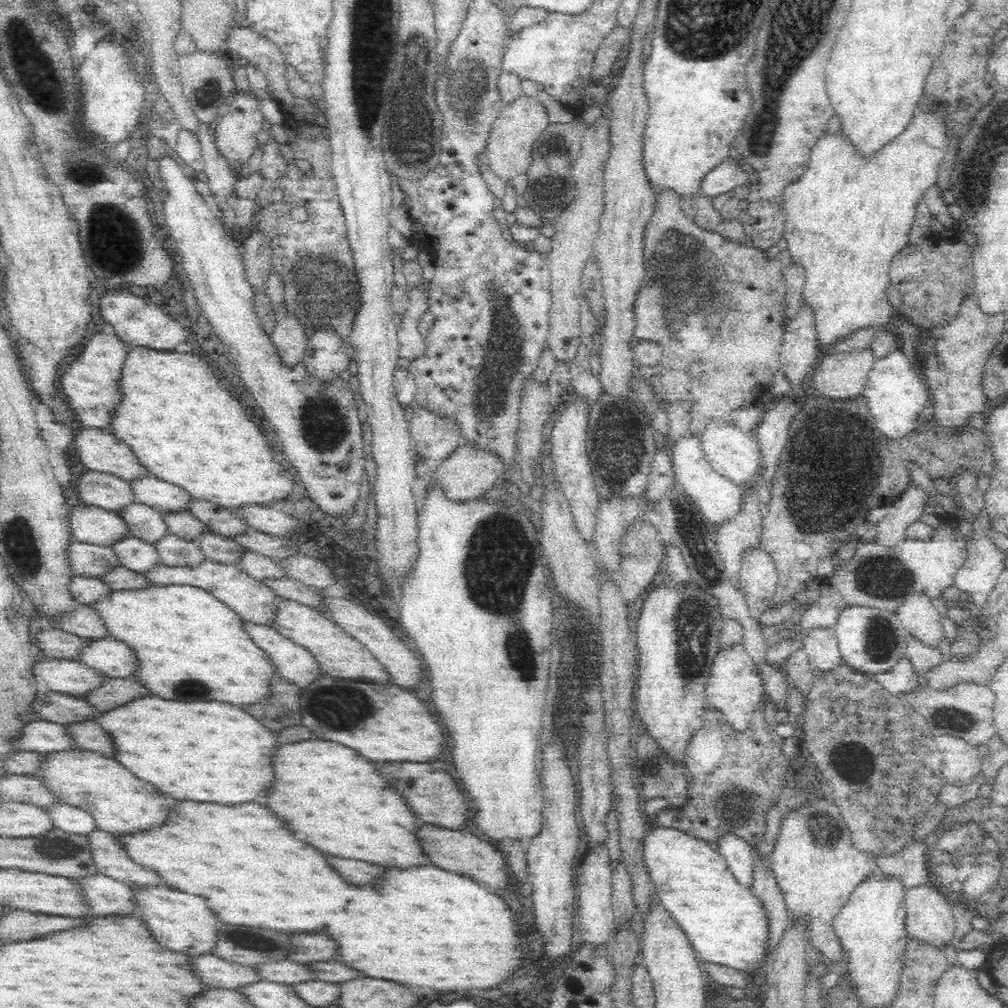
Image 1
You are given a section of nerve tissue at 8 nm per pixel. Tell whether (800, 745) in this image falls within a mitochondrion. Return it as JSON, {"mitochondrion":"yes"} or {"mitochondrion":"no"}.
{"mitochondrion":"no"}

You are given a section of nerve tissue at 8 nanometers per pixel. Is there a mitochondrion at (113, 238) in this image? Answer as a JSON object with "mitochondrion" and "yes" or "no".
{"mitochondrion":"yes"}

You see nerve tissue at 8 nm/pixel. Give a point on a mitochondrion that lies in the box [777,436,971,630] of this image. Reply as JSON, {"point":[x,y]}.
{"point":[876,577]}

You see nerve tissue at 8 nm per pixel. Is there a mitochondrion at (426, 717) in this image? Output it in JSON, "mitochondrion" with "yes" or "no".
{"mitochondrion":"no"}

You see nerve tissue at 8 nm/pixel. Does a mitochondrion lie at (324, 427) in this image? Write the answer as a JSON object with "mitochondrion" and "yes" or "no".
{"mitochondrion":"yes"}

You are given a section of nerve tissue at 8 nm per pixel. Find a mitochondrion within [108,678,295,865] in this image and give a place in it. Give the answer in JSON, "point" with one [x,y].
{"point":[191,688]}

